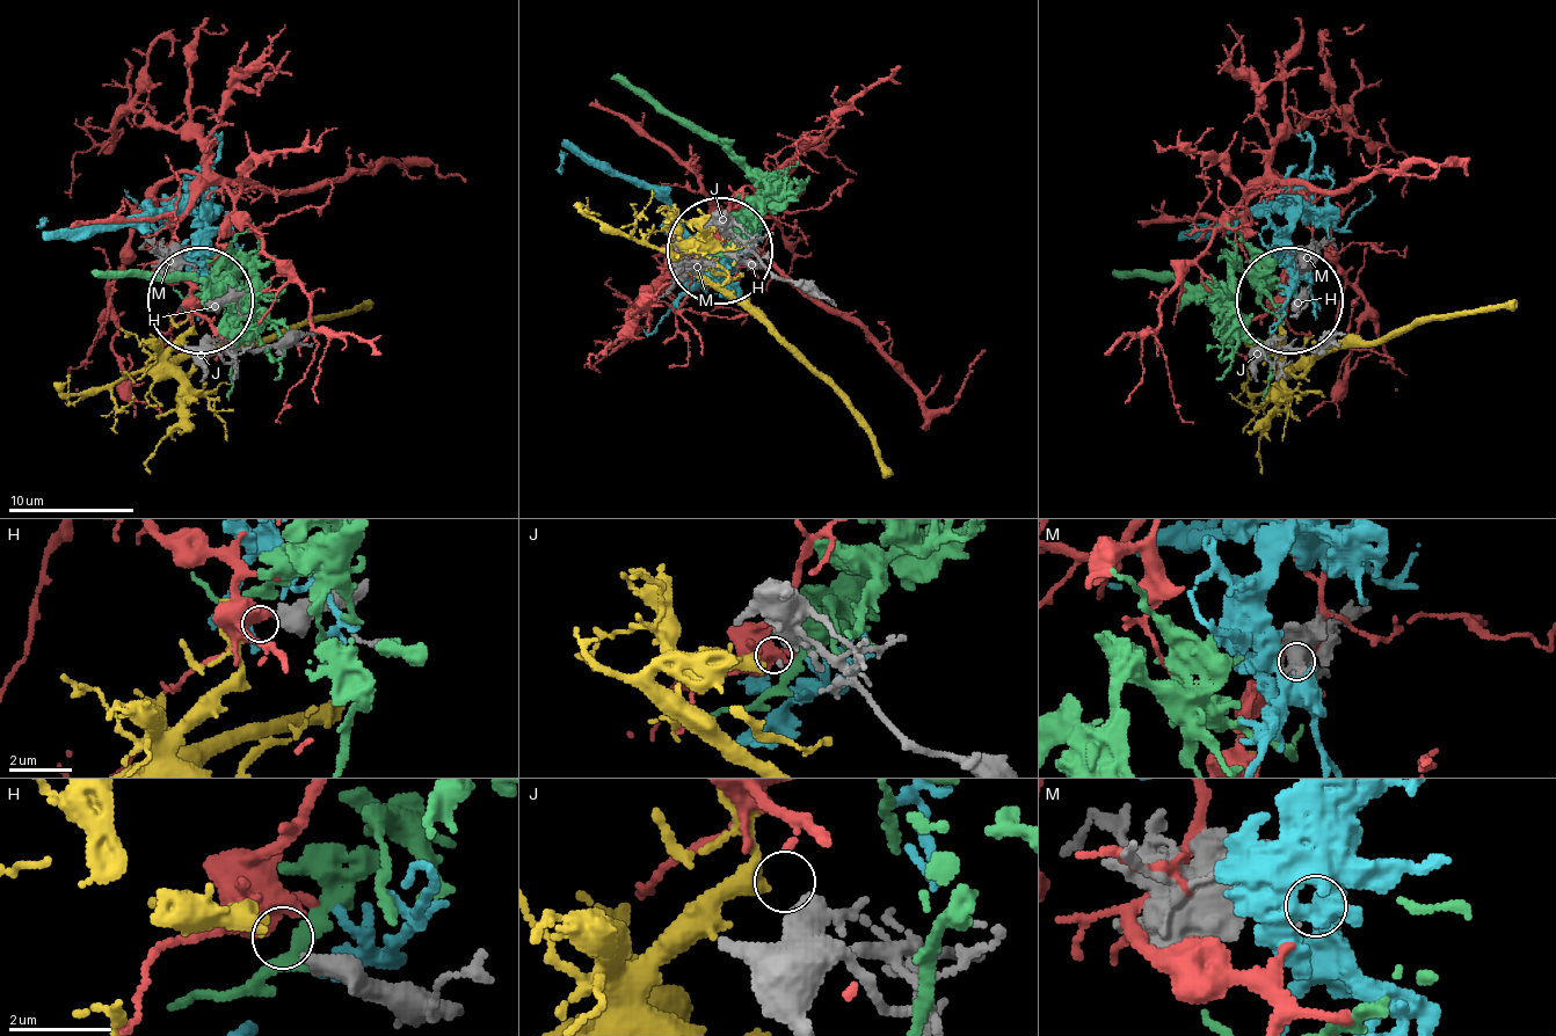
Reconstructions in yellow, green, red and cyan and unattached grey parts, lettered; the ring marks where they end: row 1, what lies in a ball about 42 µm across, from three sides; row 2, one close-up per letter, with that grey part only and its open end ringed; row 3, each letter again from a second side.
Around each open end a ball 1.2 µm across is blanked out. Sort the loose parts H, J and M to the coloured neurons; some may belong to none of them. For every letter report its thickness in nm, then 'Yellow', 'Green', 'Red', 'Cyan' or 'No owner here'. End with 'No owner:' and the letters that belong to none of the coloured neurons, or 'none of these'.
H: Thickness 420 nm. Red
J: Thickness 360 nm. Yellow
M: Thickness 280 nm. Cyan
No owner: none of these

